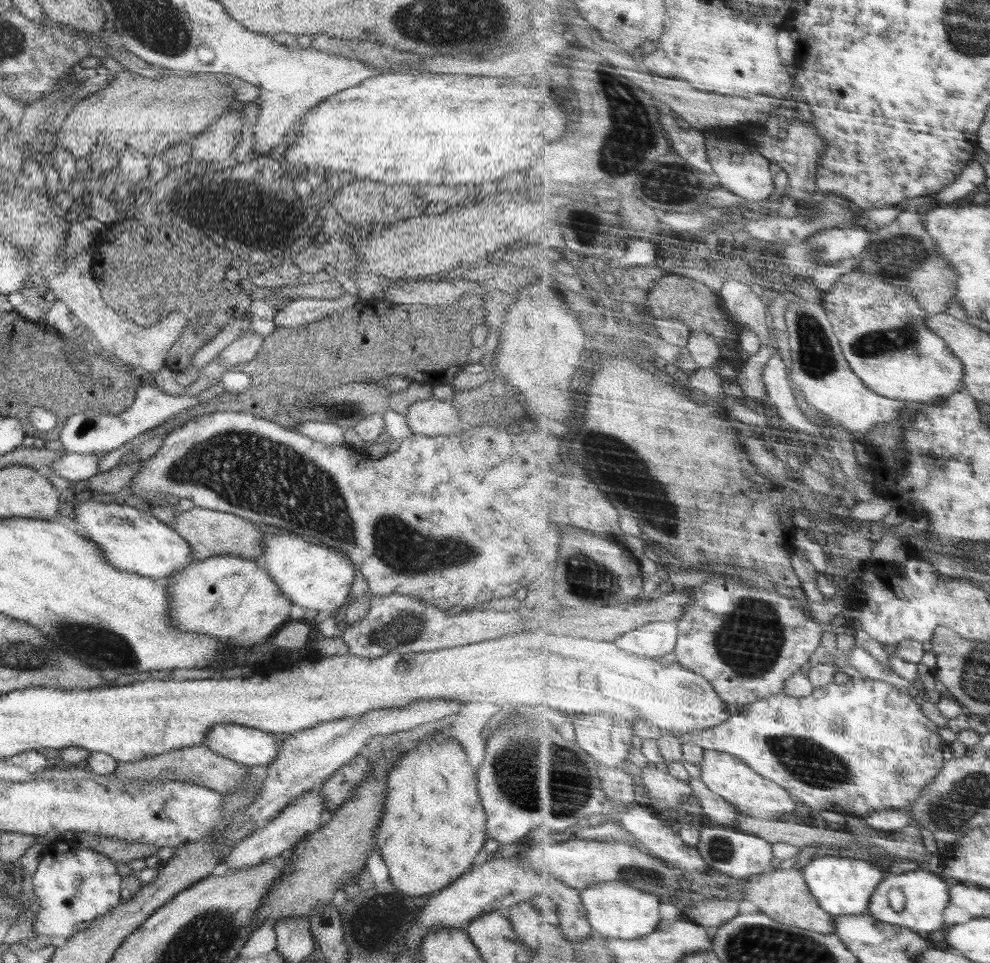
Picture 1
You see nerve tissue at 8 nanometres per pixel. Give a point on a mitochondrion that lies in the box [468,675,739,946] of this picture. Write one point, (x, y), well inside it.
(531, 783)

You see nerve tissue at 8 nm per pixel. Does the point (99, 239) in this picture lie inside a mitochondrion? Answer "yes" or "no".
no

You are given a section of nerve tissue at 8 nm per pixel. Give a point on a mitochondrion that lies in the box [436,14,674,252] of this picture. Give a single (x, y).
(626, 150)

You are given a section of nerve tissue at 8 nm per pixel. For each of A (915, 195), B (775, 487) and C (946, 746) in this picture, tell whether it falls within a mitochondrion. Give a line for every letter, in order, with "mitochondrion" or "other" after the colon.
A: other
B: other
C: other

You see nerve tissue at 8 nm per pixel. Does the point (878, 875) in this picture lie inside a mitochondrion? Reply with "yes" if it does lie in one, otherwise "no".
no

